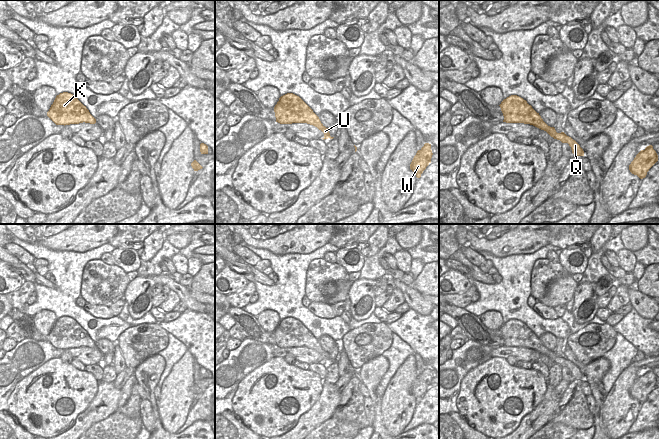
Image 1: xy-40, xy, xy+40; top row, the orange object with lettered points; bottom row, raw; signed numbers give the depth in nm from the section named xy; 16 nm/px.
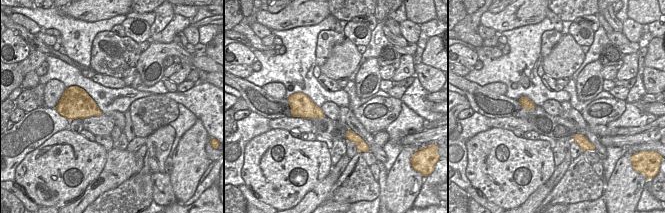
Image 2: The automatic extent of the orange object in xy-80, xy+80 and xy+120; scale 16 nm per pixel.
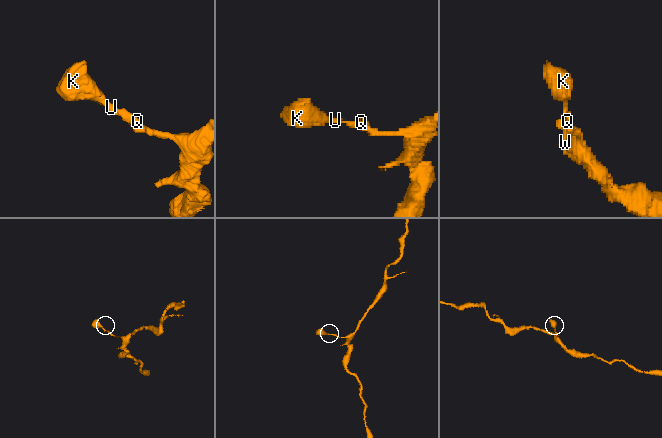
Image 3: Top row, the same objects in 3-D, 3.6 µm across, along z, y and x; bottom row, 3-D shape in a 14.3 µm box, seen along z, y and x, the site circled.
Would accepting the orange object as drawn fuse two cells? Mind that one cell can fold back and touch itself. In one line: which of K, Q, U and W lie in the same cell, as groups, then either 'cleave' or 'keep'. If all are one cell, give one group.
groups K Q U W; keep

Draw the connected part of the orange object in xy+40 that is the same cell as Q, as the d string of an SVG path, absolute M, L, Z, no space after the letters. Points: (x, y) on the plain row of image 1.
M511 319L504 323L499 330L504 340L503 346L533 349L546 355L554 363L560 364L562 367L568 367L574 380L584 380L583 373L575 364L567 360L564 356L557 357L554 351L548 350L539 337L523 322L517 319Z

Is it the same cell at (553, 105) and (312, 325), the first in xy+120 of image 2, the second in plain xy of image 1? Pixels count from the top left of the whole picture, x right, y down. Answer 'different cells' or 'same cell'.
different cells

